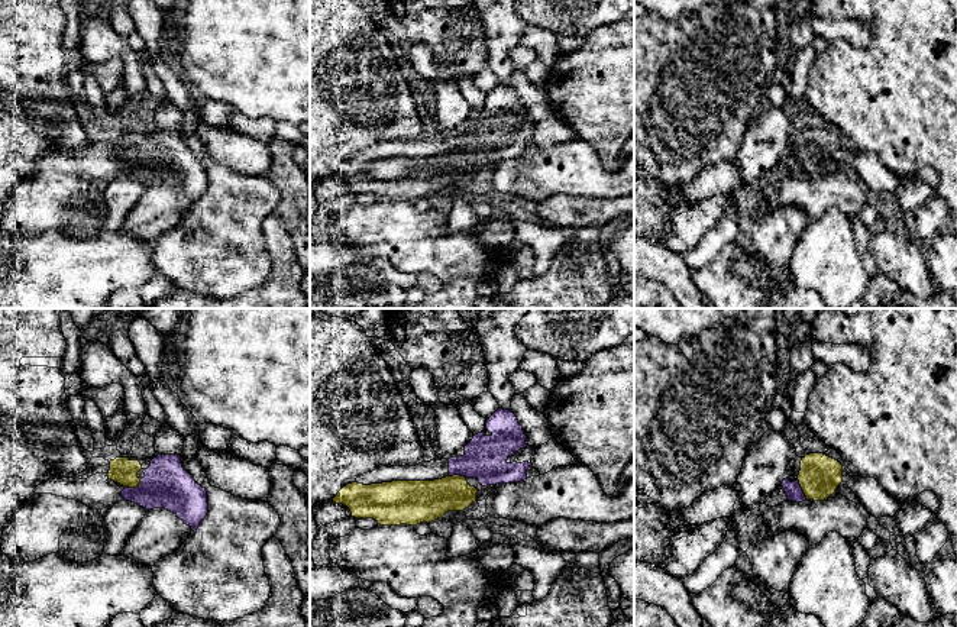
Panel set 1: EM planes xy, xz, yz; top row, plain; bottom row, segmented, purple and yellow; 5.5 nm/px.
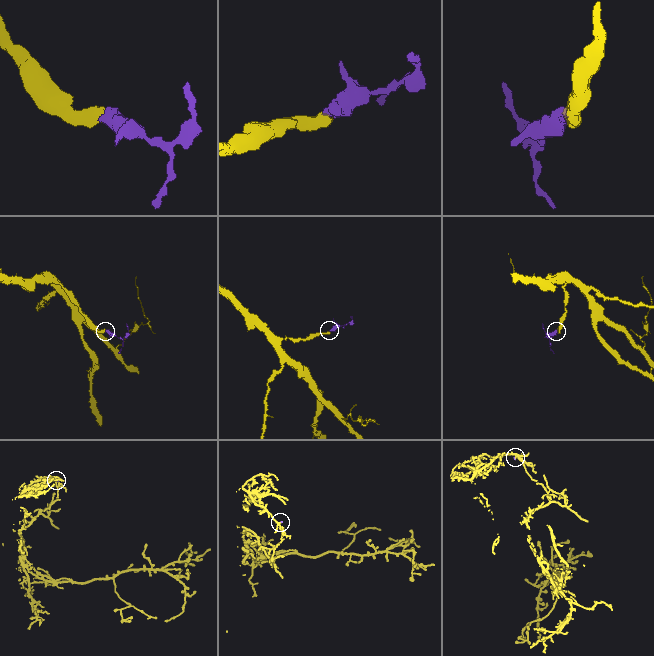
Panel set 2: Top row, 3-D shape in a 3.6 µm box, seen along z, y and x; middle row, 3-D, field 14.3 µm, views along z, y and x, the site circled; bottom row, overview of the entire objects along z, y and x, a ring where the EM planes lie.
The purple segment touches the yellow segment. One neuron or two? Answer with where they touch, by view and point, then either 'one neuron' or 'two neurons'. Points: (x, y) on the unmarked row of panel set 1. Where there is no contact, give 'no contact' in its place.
xy (133, 164) | one neuron

